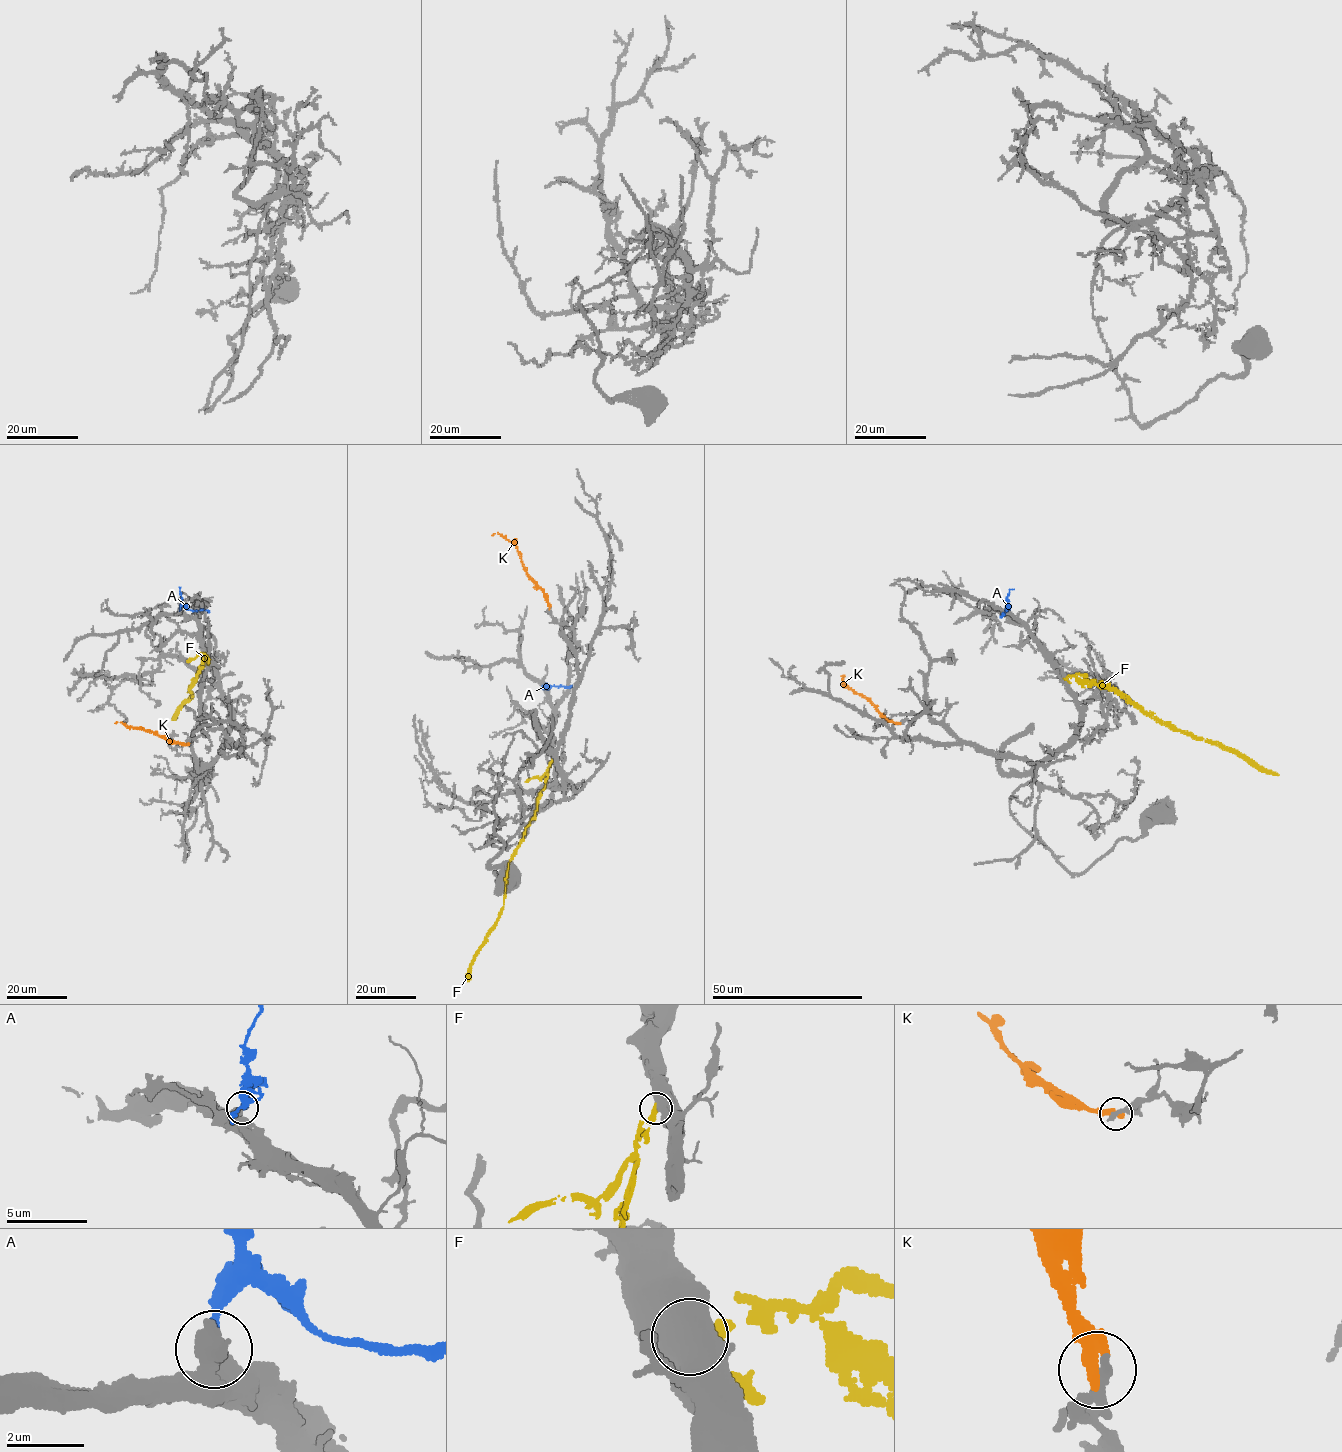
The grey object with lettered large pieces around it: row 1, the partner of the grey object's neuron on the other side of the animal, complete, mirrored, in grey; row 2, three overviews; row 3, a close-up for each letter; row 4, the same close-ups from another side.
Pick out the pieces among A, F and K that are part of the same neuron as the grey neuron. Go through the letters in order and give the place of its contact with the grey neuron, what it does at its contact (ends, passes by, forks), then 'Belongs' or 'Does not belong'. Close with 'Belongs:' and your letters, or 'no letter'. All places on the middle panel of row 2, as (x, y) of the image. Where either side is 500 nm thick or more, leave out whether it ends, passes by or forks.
A: Touches grey at (542, 685). Does not belong
F: Touches grey at (552, 760). Does not belong
K: Touches grey at (549, 607). It ends there. Does not belong
Belongs: no letter

